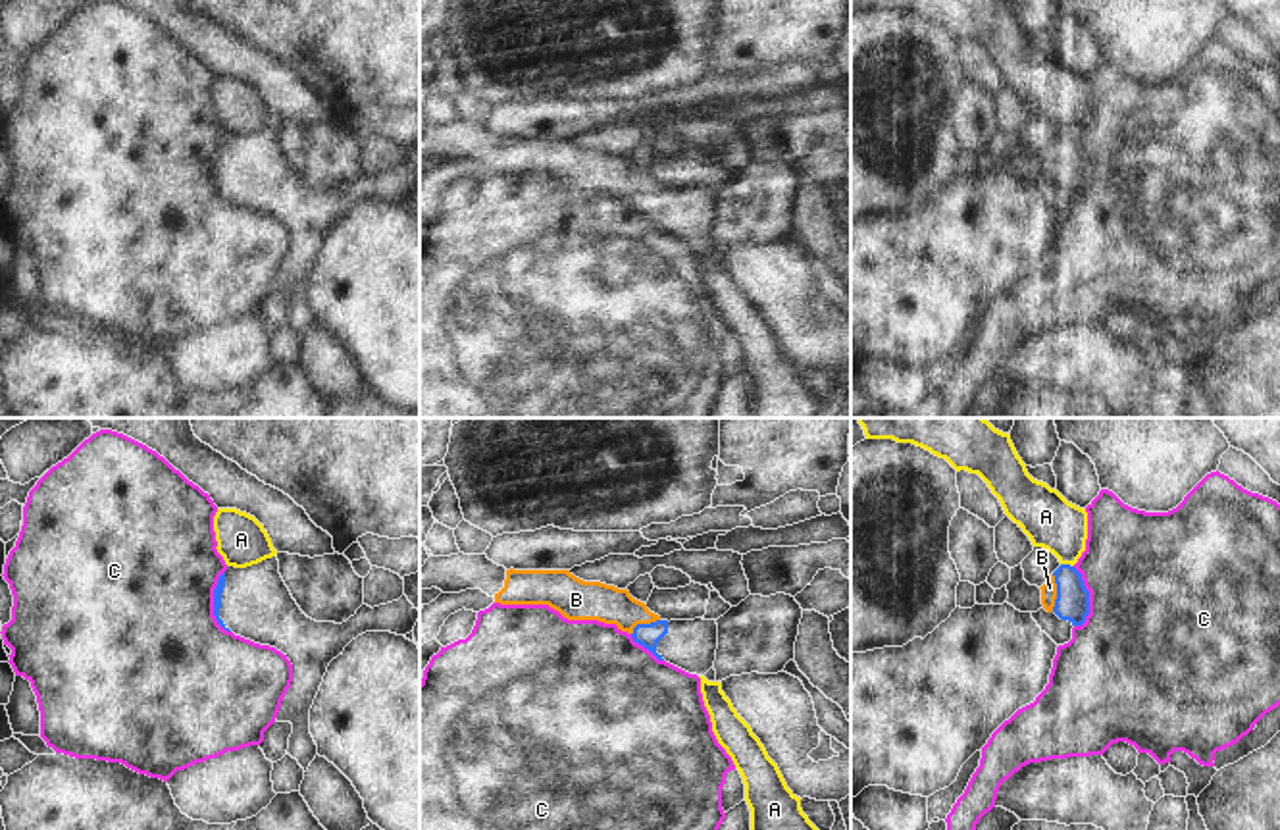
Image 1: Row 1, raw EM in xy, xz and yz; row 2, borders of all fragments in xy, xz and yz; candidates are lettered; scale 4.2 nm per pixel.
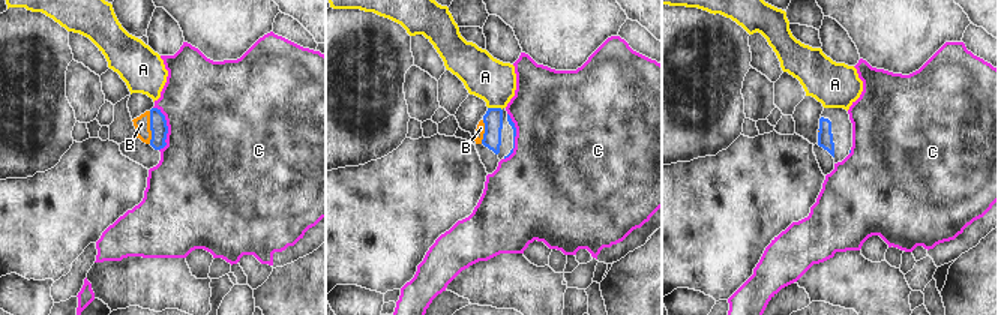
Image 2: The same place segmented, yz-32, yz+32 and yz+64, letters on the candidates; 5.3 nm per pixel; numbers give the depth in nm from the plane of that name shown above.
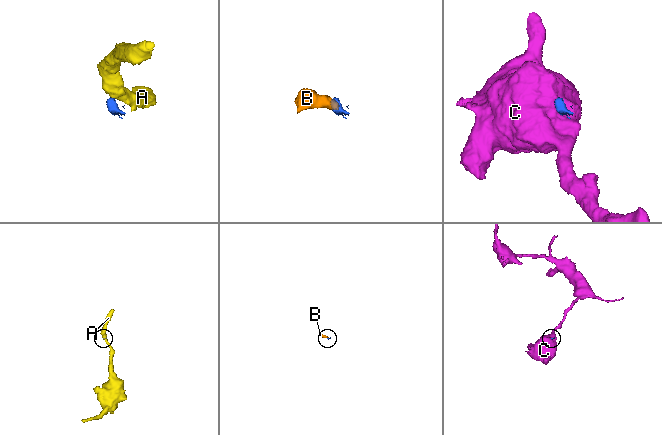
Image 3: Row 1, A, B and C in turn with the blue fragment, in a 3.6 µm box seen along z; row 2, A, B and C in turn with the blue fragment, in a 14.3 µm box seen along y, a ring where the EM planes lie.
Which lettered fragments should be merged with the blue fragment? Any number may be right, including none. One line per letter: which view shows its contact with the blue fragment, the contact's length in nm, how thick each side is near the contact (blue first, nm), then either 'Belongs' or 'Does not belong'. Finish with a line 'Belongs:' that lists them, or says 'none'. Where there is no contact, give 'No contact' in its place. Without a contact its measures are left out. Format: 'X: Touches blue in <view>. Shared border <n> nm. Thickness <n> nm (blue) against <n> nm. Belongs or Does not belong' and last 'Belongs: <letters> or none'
A: Touches blue in yz. Shared border 60 nm. Thickness 140 nm (blue) against 220 nm. Does not belong
B: Touches blue in yz. Shared border 160 nm. Thickness 140 nm (blue) against 60 nm. Belongs
C: Touches blue in yz. Shared border 260 nm. Thickness 140 nm (blue) against 500 nm. Does not belong
Belongs: B

